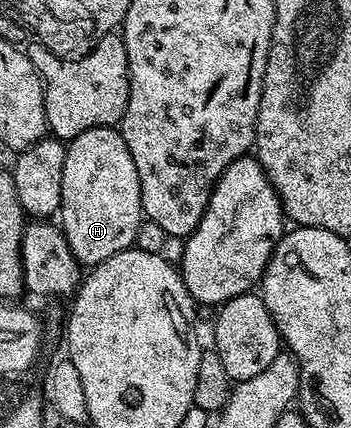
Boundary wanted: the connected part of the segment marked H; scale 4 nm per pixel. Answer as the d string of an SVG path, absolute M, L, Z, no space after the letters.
M92 128L68 141L63 162L63 194L59 227L71 246L71 254L83 266L92 266L119 254L124 248L134 247L133 239L143 219L141 211L141 187L131 150L123 142L120 131L112 128Z

